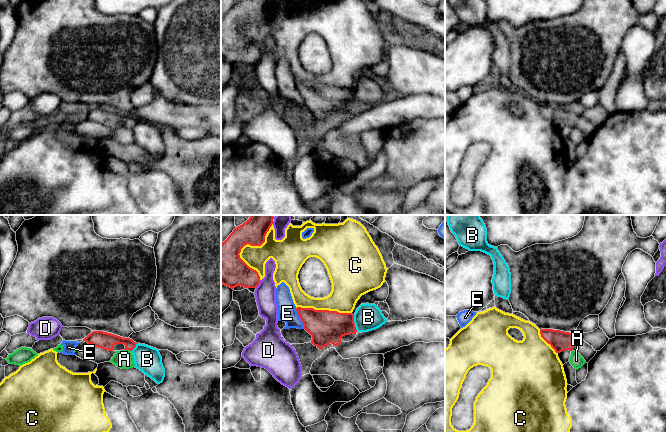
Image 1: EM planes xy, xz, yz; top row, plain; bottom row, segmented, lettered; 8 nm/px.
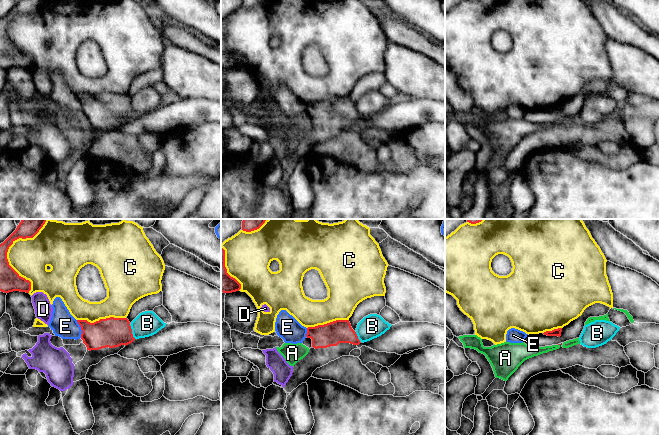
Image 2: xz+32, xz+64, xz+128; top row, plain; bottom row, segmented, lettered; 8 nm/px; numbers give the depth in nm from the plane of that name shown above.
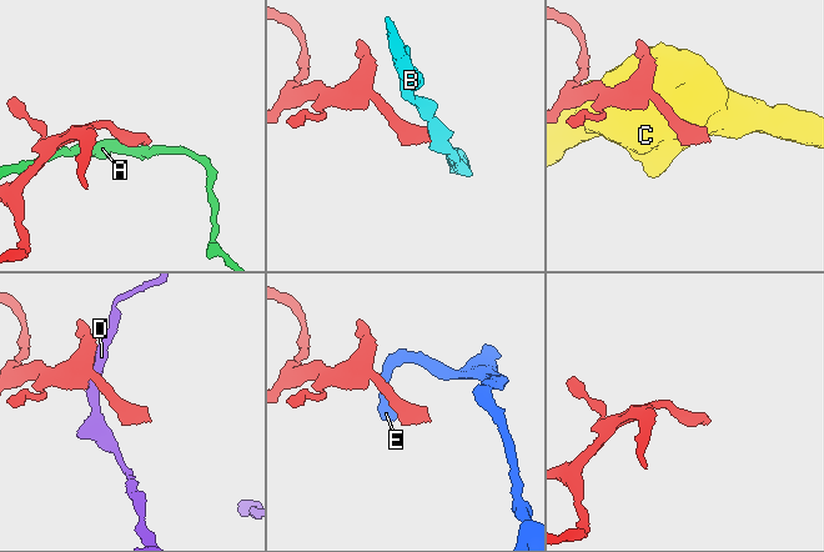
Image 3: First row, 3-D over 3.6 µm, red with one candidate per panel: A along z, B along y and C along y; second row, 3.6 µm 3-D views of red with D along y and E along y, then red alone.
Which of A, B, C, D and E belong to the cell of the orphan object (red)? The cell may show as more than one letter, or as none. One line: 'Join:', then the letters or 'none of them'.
Join: none of them

